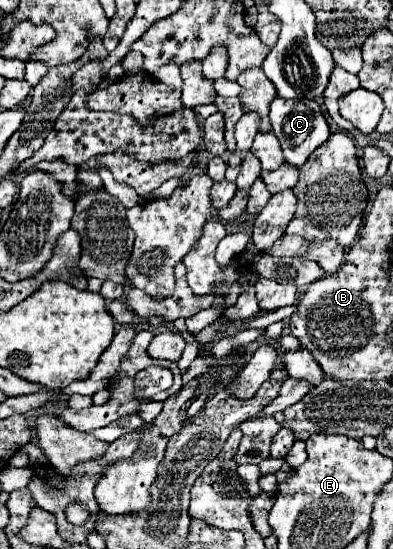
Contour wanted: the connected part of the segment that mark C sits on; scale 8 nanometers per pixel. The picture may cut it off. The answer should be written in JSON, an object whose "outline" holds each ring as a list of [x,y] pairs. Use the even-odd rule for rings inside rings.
{"outline":[[[275,97],[271,103],[269,119],[273,125],[273,133],[277,135],[277,139],[281,143],[285,163],[293,165],[293,167],[301,167],[309,159],[309,155],[319,145],[323,145],[331,135],[329,125],[321,113],[321,107],[315,99],[291,99],[291,101],[287,101],[287,99]]]}

